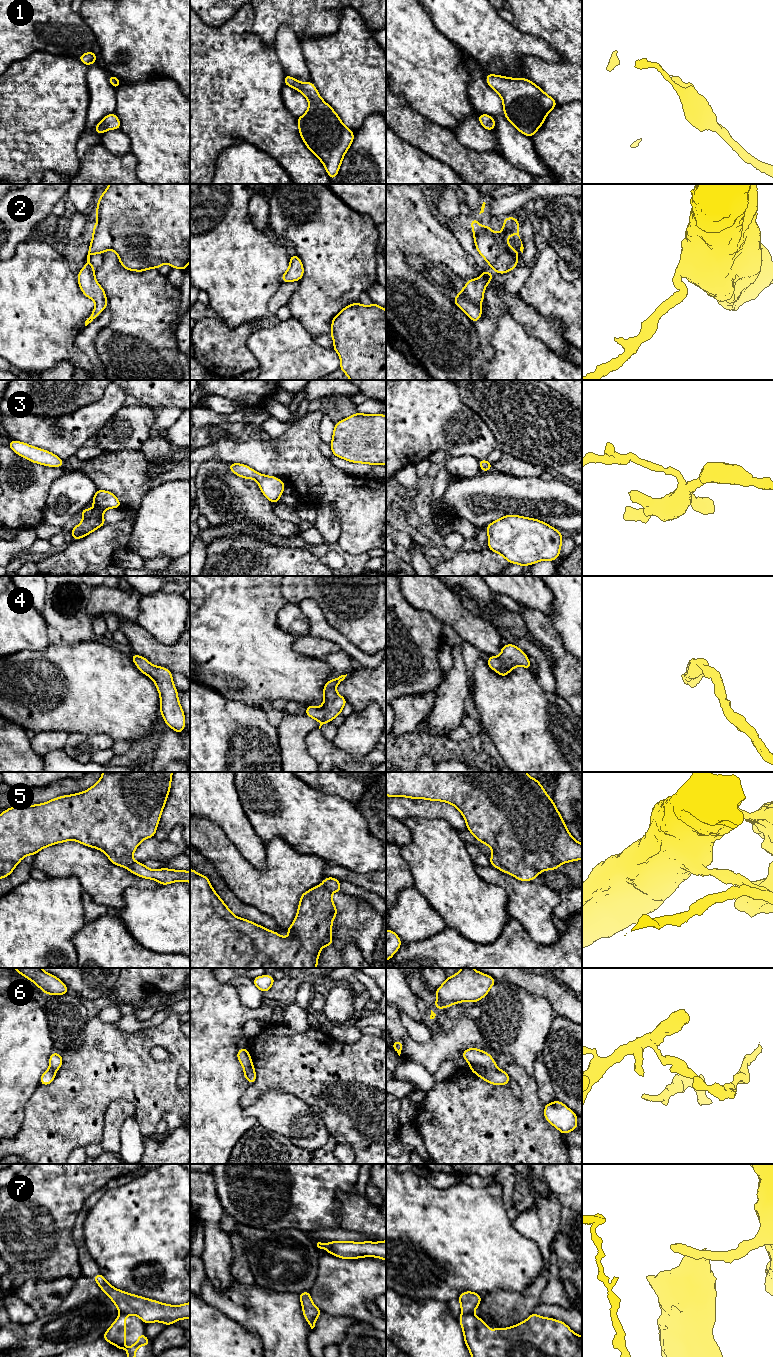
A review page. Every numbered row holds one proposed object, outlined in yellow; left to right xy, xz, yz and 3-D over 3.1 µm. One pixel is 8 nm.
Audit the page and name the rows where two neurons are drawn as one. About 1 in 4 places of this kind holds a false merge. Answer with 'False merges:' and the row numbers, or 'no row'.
False merges: 6, 7

